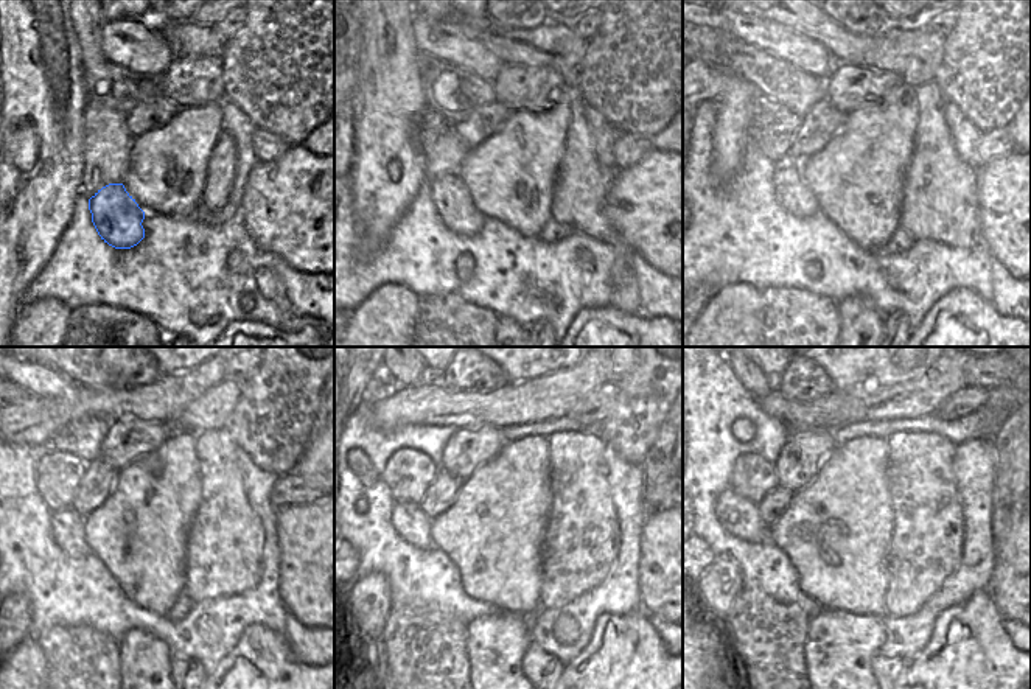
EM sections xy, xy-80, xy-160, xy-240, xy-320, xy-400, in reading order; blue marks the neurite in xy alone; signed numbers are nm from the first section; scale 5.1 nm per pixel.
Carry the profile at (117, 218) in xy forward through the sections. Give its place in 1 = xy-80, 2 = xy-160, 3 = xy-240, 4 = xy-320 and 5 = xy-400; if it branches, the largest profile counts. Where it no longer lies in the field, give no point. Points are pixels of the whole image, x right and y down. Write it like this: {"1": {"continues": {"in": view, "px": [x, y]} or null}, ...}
{"1": {"continues": {"in": "xy-80", "px": [451, 198]}}, "2": {"continues": {"in": "xy-160", "px": [795, 196]}}, "3": {"continues": {"in": "xy-240", "px": [69, 528]}}, "4": {"continues": {"in": "xy-320", "px": [412, 524]}}, "5": {"continues": {"in": "xy-400", "px": [736, 514]}}}

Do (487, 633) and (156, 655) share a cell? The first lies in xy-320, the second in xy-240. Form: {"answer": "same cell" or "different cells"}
{"answer": "same cell"}

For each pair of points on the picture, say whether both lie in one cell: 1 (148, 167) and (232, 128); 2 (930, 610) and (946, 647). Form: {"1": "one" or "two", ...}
{"1": "two", "2": "two"}

